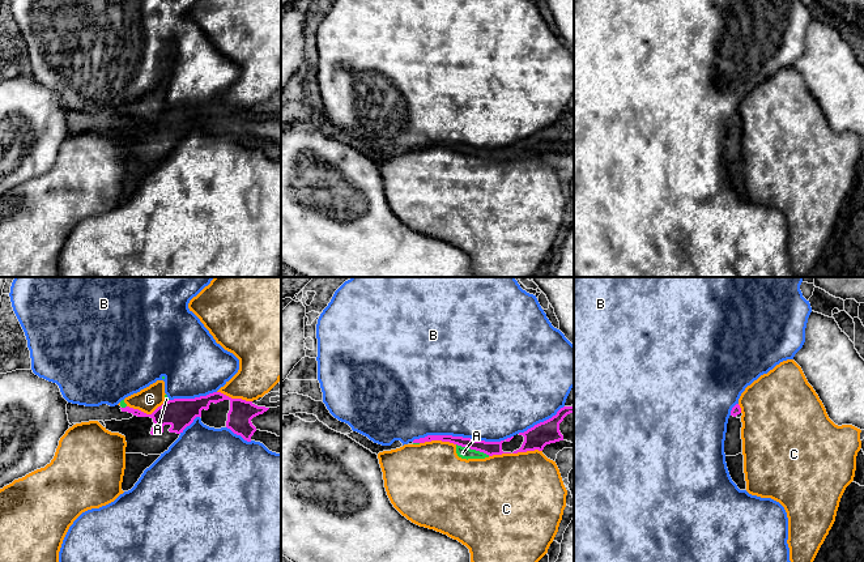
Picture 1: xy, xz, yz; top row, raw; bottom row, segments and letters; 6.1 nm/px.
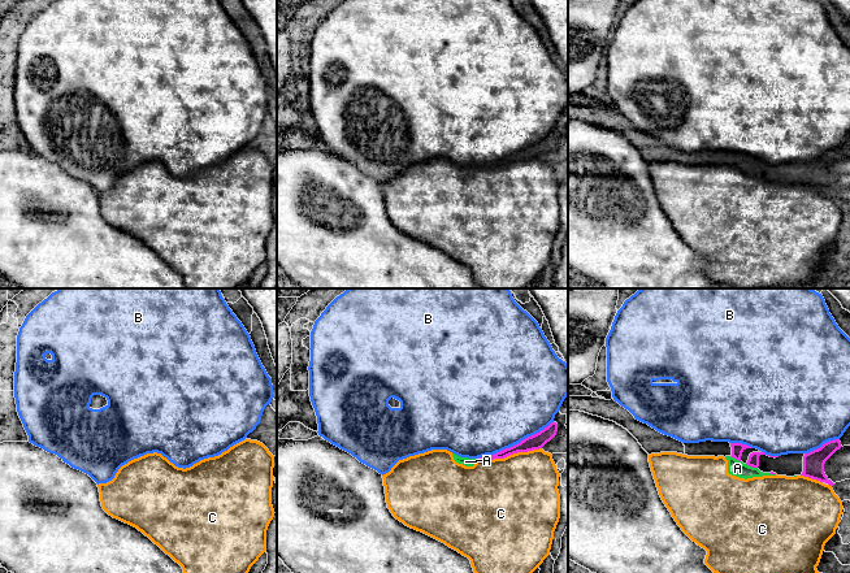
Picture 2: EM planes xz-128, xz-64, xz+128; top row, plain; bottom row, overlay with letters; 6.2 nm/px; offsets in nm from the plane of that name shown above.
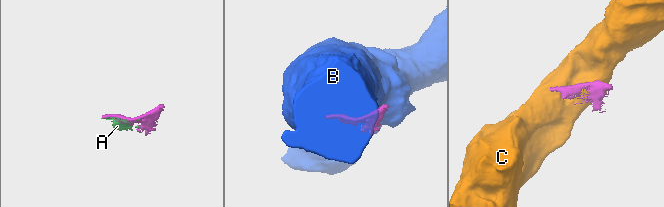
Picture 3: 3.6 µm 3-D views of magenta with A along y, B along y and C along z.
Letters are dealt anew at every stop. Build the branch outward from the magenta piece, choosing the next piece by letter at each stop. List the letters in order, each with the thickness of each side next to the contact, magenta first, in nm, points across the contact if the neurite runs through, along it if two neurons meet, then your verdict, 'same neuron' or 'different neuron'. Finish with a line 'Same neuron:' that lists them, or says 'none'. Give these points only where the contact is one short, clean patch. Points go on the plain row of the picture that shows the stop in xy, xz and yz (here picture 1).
A: calibres 90 and 70 nm; different neuron
B: calibres 90 and 500 nm; different neuron
C: calibres 180 and 150 nm; different neuron
Same neuron: none

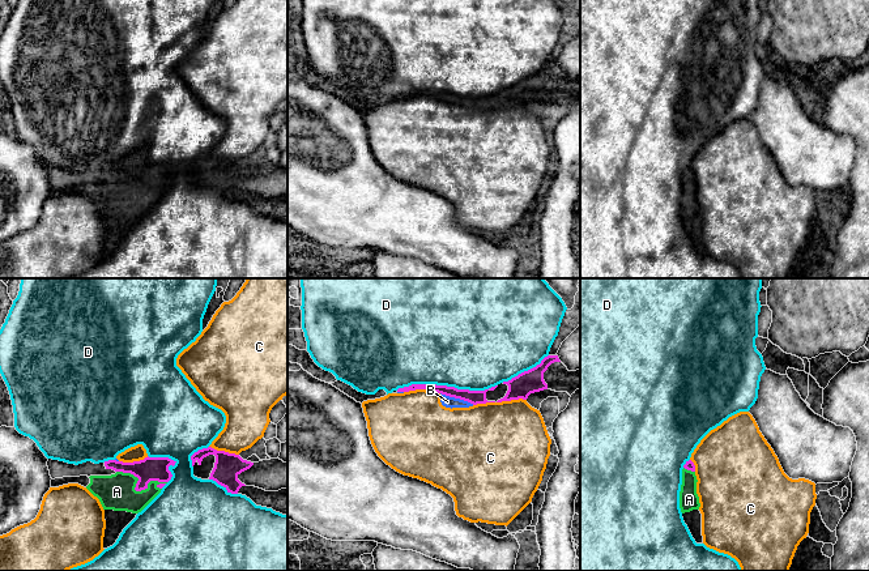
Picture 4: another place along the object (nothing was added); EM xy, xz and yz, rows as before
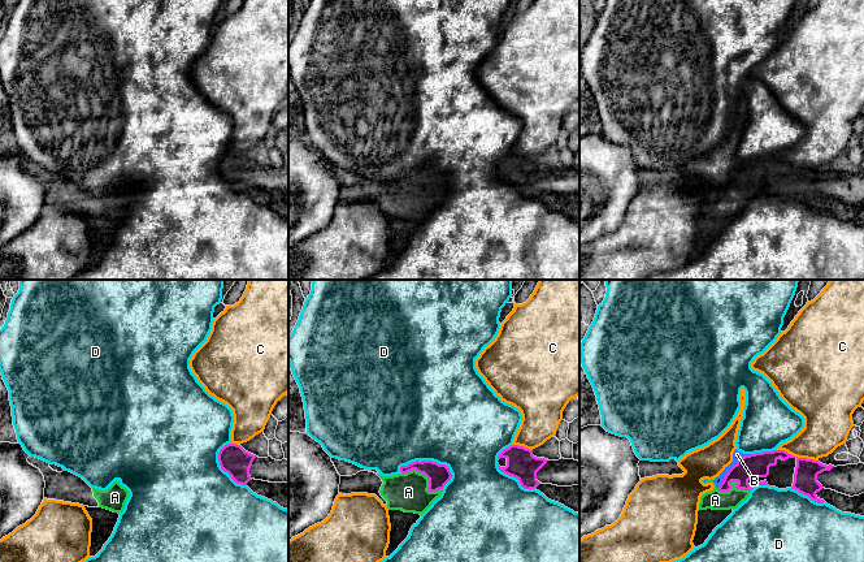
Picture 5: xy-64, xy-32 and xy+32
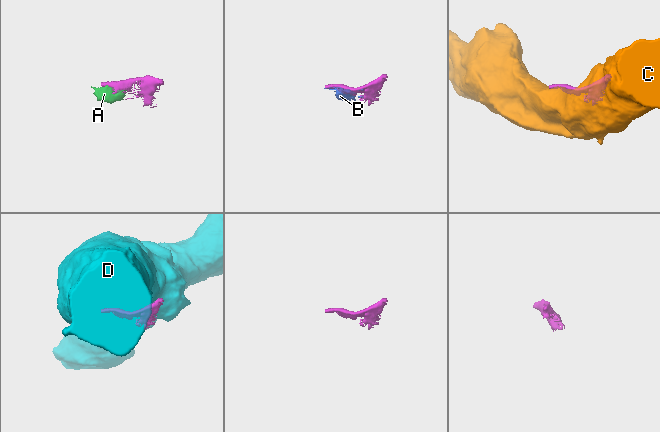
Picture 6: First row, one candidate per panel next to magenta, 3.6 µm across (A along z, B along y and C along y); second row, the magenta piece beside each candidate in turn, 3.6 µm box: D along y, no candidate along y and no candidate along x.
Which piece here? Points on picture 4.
A: calibres 140 and 220 nm; way xy (149, 177), (136, 197), (116, 199); same neuron
B: calibres 90 and 70 nm; different neuron
C: calibres 60 and 460 nm; different neuron
D: calibres 90 and 500 nm; different neuron
Same neuron: A

